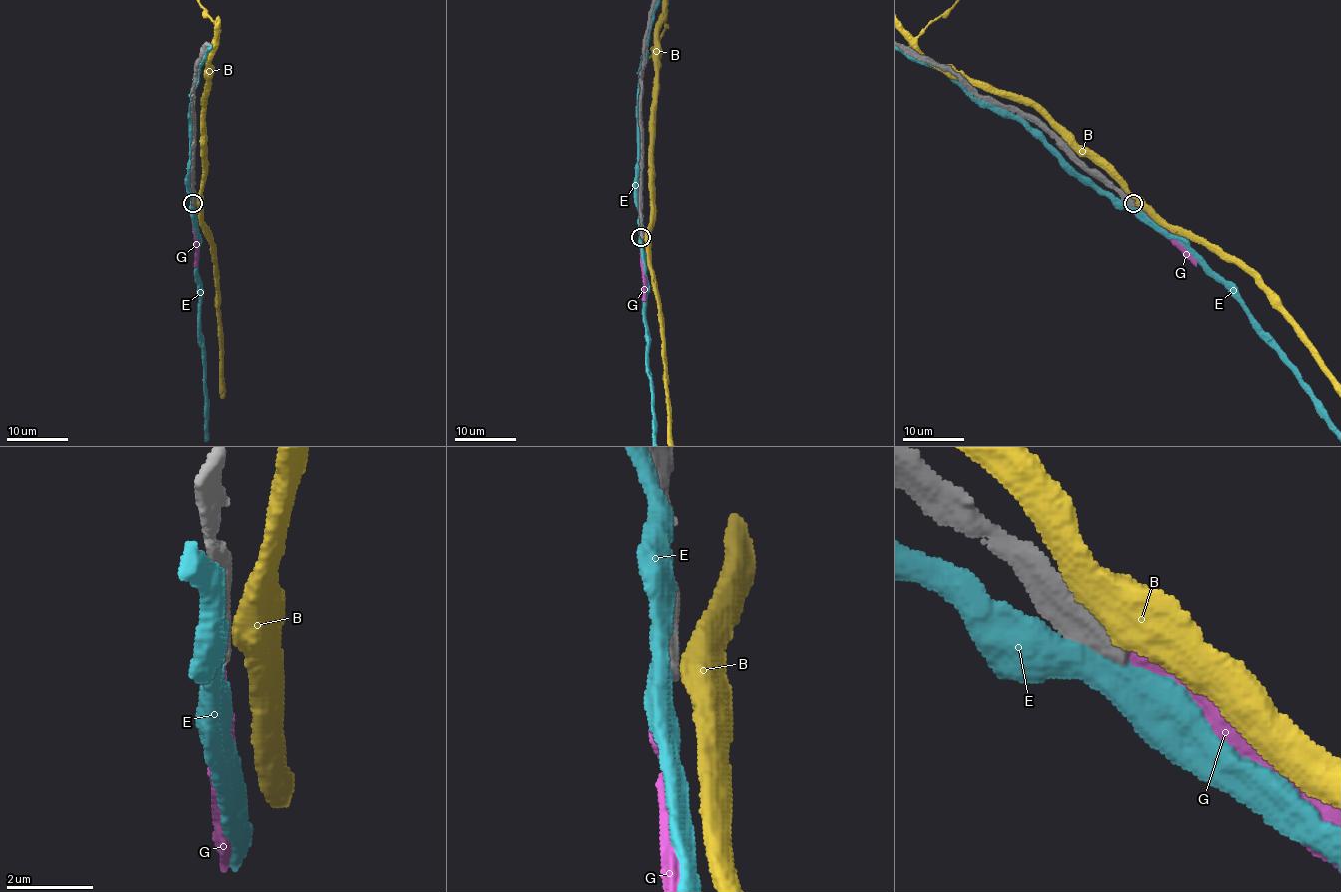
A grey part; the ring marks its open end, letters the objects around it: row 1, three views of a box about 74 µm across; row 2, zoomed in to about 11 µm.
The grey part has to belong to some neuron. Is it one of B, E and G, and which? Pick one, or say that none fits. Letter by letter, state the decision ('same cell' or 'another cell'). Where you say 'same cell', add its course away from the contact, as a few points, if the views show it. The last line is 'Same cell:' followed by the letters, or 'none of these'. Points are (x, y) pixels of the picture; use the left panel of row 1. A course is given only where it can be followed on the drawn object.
B: another cell
E: another cell
G: same cell
Same cell: G

